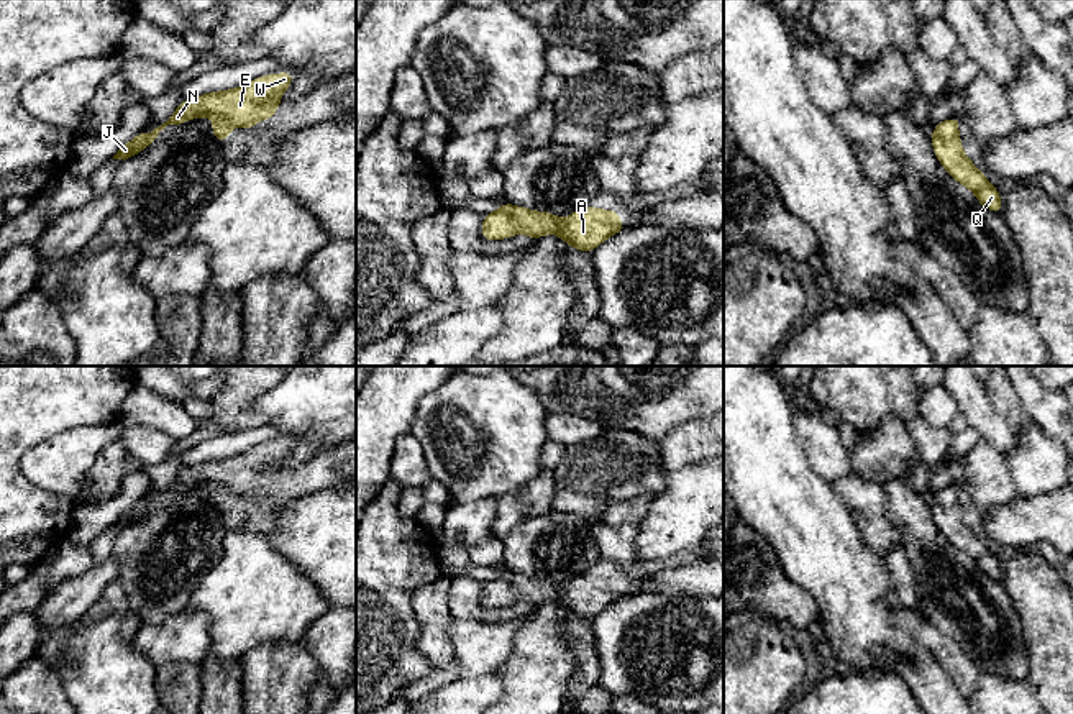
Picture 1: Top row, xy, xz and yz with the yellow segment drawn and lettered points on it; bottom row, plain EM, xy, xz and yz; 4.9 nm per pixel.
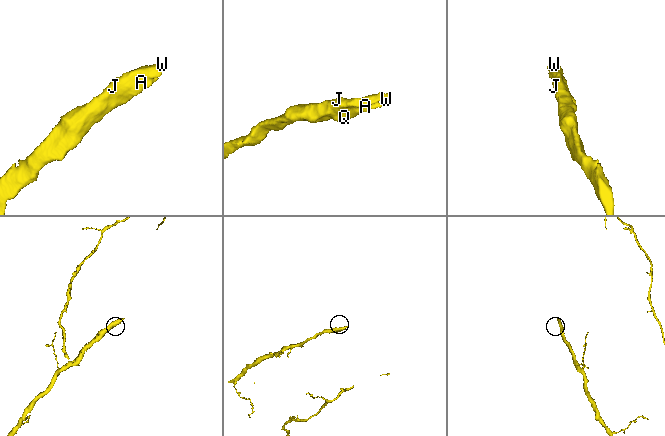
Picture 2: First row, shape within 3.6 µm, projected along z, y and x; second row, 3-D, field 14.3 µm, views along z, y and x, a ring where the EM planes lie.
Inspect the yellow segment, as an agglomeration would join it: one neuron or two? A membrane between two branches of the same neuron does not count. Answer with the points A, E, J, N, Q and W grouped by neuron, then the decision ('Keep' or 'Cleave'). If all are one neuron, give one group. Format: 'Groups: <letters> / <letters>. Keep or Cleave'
Groups: A E J N Q W. Keep

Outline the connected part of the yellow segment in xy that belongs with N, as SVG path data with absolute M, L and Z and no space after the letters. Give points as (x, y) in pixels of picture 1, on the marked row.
M272 72L258 77L244 85L210 92L189 100L182 100L166 123L154 128L149 135L138 133L130 143L121 146L113 159L128 159L141 153L148 144L153 144L161 130L167 125L180 125L192 118L212 117L215 120L212 135L221 144L231 133L231 126L251 130L259 120L276 117L281 95L294 82L292 72Z

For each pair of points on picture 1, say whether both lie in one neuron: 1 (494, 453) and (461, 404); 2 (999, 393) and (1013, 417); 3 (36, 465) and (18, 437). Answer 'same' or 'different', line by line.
1: same
2: same
3: different

